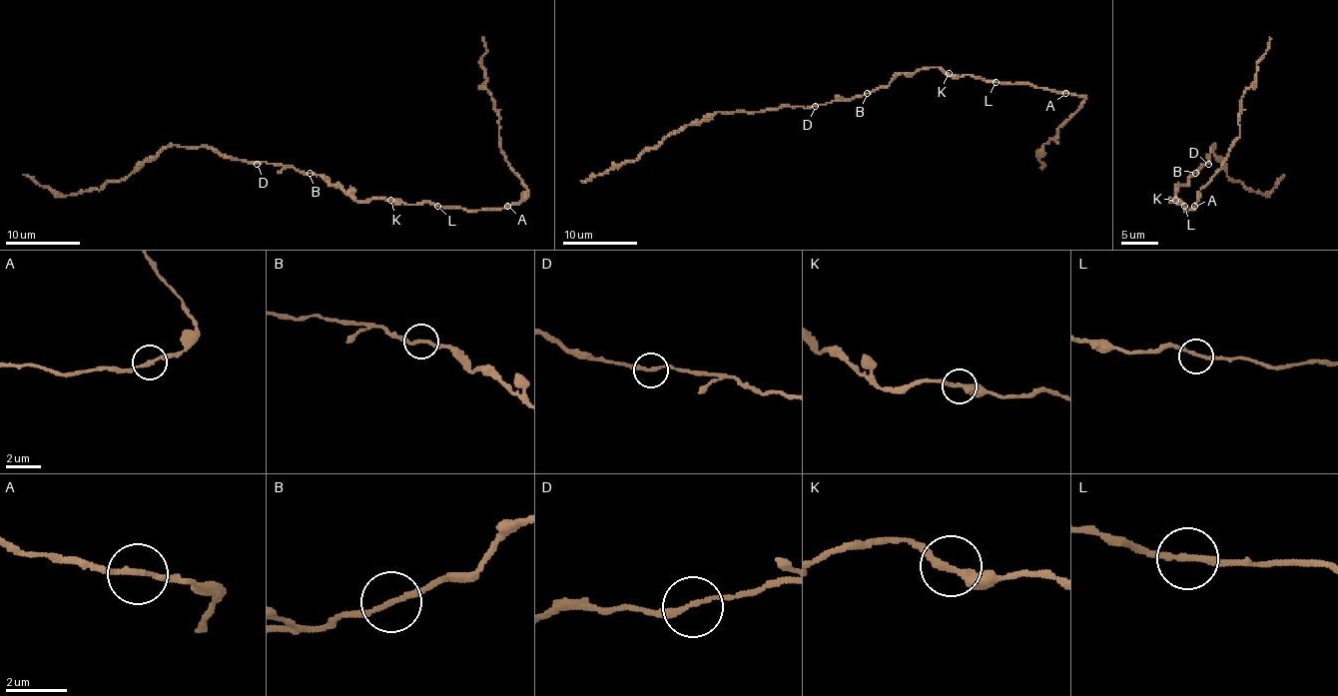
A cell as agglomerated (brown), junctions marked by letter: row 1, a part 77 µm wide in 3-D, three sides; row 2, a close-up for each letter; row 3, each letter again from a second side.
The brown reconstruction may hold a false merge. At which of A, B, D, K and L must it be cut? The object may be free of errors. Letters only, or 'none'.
A

